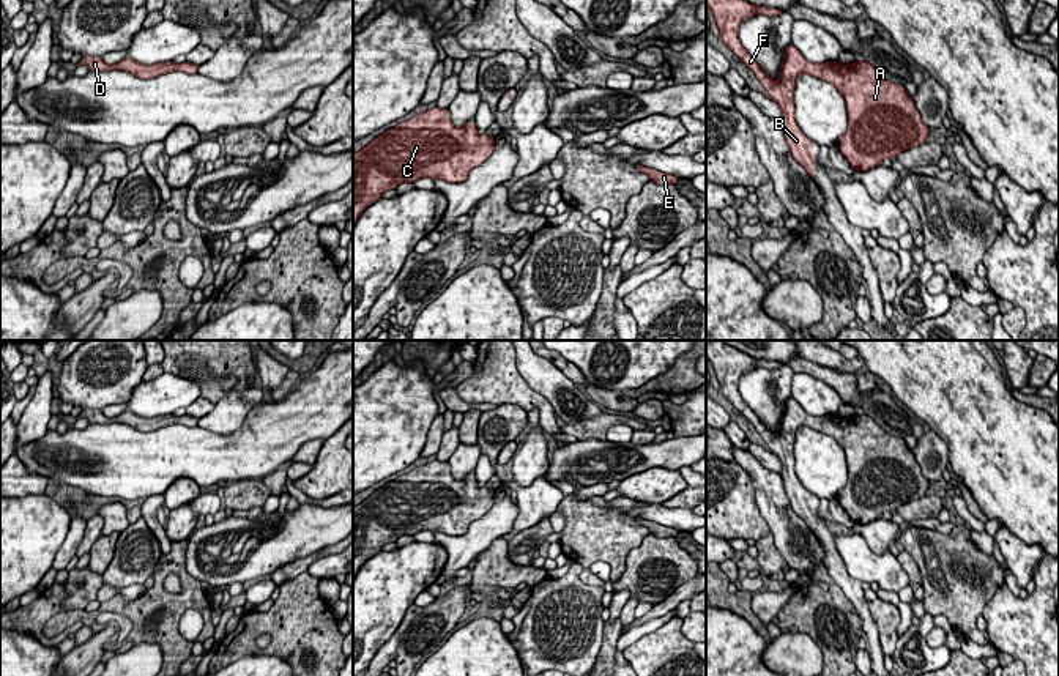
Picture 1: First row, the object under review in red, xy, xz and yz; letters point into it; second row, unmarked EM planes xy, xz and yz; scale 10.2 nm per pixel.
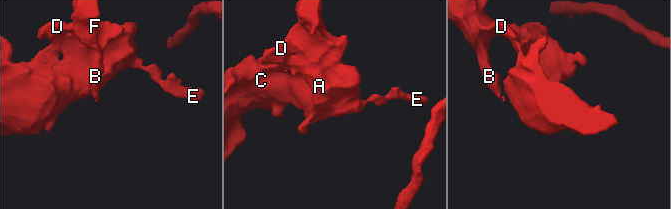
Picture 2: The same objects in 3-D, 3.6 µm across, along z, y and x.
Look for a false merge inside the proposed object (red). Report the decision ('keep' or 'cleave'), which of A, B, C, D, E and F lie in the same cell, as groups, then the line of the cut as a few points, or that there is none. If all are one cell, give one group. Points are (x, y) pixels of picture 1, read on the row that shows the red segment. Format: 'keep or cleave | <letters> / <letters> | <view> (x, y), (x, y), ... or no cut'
keep | A B C D E F | no cut

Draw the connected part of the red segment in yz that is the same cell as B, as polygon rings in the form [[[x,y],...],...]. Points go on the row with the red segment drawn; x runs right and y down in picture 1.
[[[706,0],[720,36],[756,76],[769,98],[782,110],[782,128],[793,158],[815,176],[813,140],[796,121],[794,85],[799,74],[823,79],[840,90],[848,110],[848,131],[840,137],[842,154],[856,172],[878,167],[884,159],[897,159],[901,151],[928,140],[930,128],[922,121],[912,98],[903,85],[882,77],[868,61],[810,63],[793,44],[785,49],[778,79],[771,79],[747,54],[739,39],[739,27],[753,14],[778,16],[782,11],[756,6],[745,0]]]

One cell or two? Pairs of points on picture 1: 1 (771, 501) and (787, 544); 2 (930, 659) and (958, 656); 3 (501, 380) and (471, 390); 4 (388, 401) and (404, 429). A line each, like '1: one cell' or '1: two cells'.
1: one cell
2: two cells
3: one cell
4: one cell

